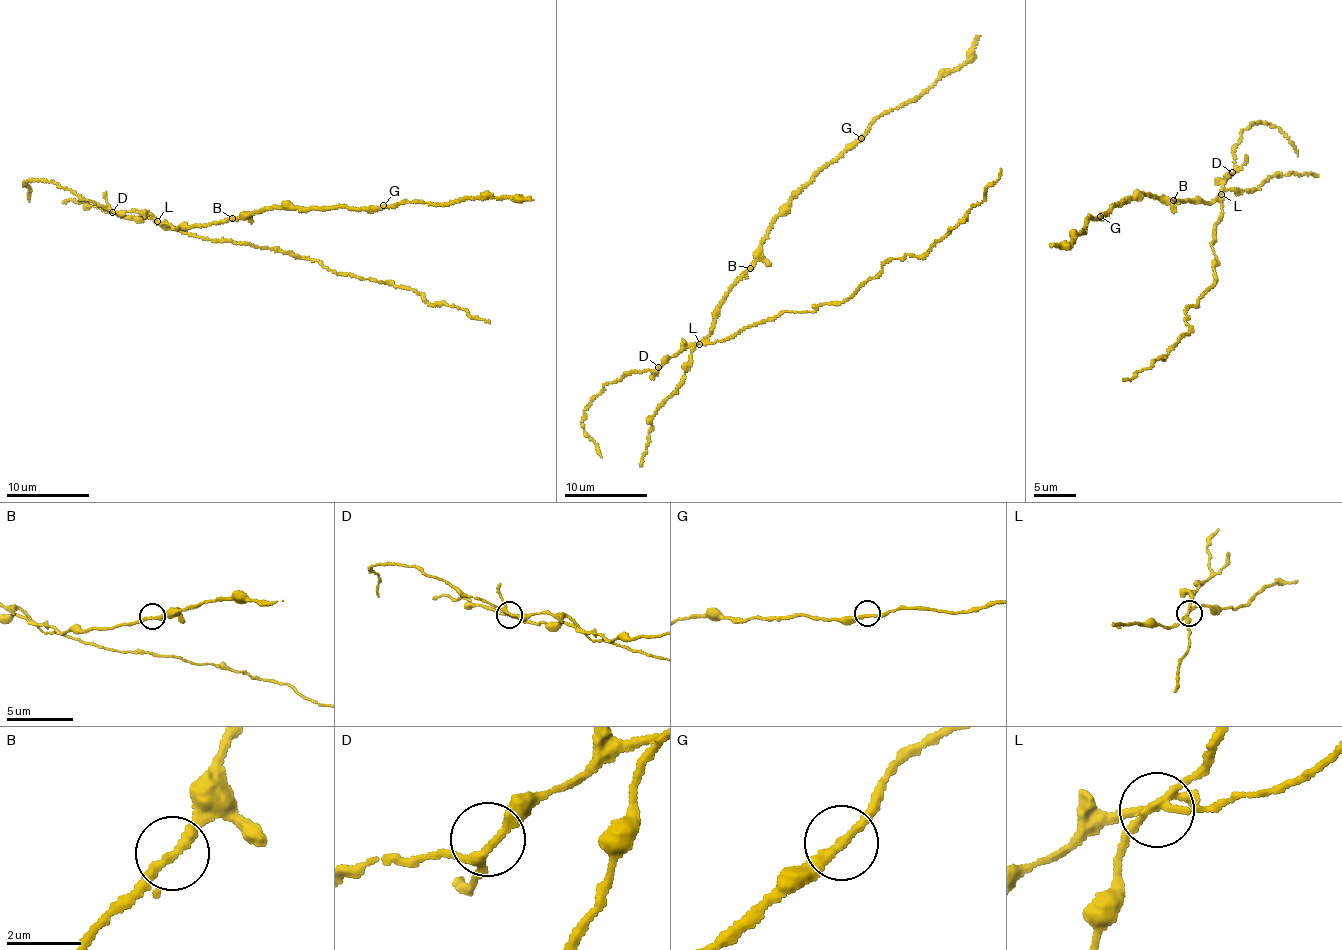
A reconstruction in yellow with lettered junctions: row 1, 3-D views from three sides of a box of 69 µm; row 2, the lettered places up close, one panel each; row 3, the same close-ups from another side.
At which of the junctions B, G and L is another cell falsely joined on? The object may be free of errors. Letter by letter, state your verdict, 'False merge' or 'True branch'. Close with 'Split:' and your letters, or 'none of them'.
B: True branch
G: True branch
L: False merge
Split: L

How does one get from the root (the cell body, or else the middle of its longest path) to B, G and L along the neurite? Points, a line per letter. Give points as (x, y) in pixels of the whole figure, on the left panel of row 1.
B: (182, 229), (220, 224), (232, 218)
G: (182, 229), (220, 224), (240, 216), (244, 218), (274, 207), (322, 210), (336, 205), (372, 210), (383, 205)
L: (182, 229), (158, 221)

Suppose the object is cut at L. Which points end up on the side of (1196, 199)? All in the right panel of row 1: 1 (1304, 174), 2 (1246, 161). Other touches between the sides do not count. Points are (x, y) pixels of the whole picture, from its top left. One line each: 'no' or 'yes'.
1: yes
2: no

